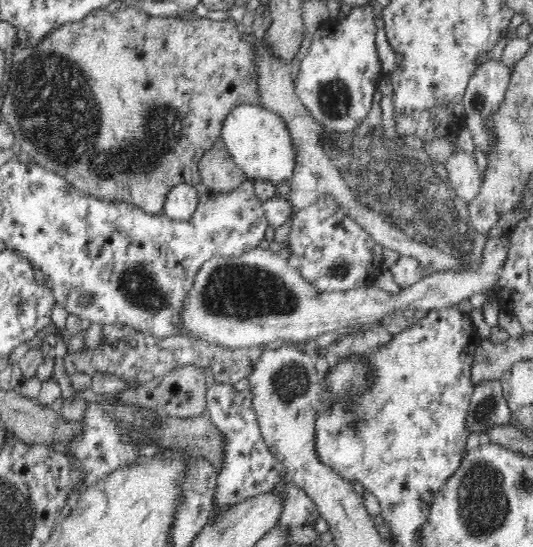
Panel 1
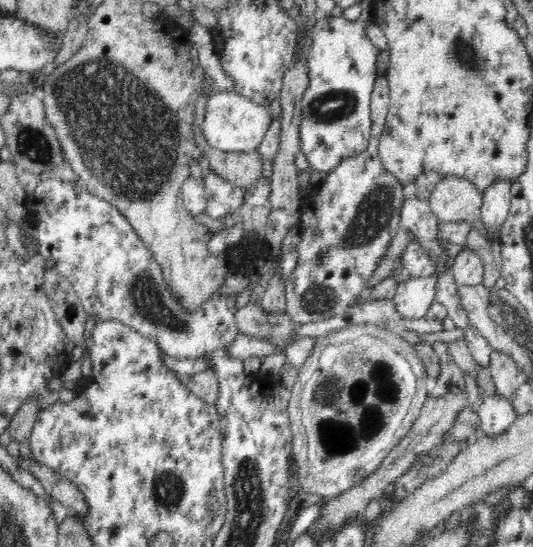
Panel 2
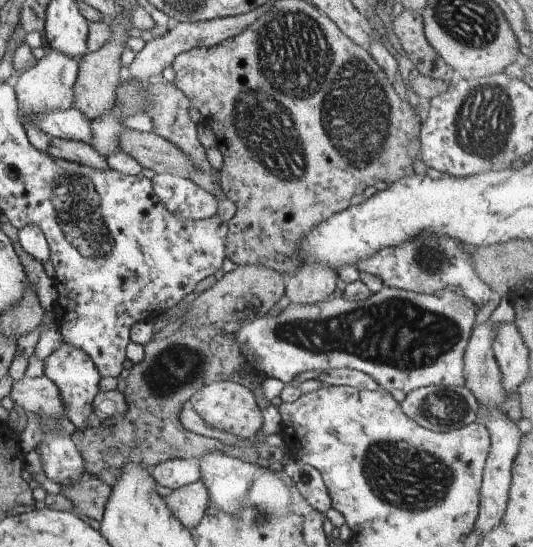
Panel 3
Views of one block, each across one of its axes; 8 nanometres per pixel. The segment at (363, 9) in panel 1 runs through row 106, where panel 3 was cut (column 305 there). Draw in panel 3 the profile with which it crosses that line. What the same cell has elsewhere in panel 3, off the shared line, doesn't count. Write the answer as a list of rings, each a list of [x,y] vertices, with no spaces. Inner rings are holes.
[[[383,286],[380,292],[373,293],[372,296],[360,302],[348,302],[348,300],[343,297],[333,298],[330,296],[330,298],[325,301],[313,305],[297,305],[290,303],[283,311],[274,317],[270,317],[268,314],[268,316],[262,315],[261,317],[253,318],[254,321],[250,322],[250,324],[244,324],[244,326],[232,335],[232,339],[236,339],[240,347],[246,344],[248,348],[252,348],[252,352],[254,352],[256,358],[258,358],[258,366],[256,368],[260,367],[268,377],[280,379],[286,384],[294,380],[294,376],[298,376],[300,372],[306,372],[306,370],[323,371],[350,367],[351,369],[368,373],[368,376],[377,380],[381,388],[390,394],[392,390],[403,390],[407,395],[413,390],[427,386],[465,386],[466,377],[463,371],[463,354],[465,353],[465,348],[467,347],[471,332],[474,328],[477,311],[477,306],[472,301],[466,299],[464,294],[460,294],[457,291],[437,291],[436,293],[426,294]]]

